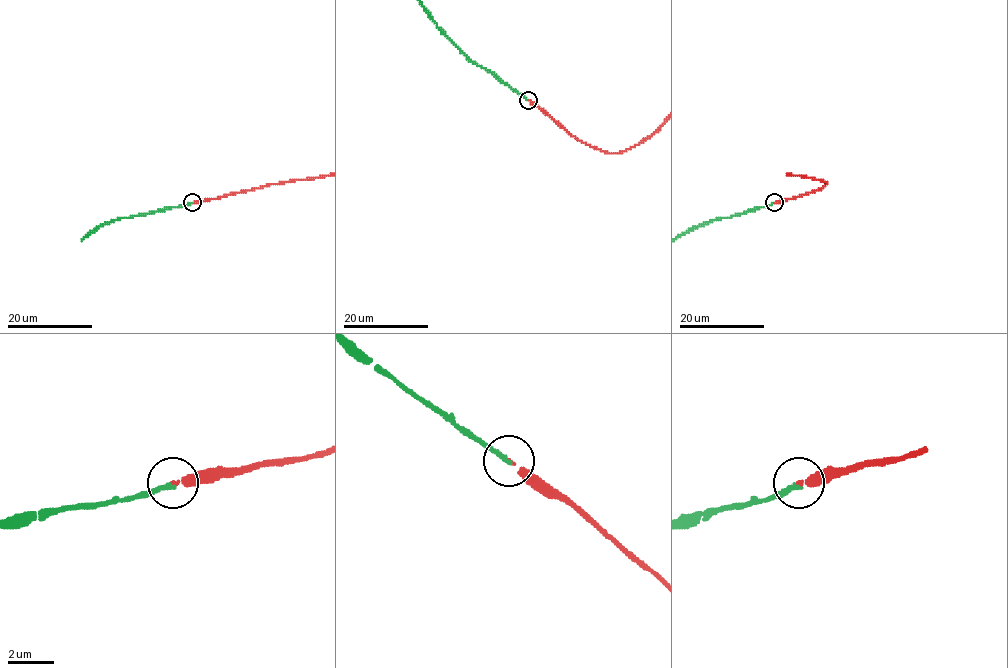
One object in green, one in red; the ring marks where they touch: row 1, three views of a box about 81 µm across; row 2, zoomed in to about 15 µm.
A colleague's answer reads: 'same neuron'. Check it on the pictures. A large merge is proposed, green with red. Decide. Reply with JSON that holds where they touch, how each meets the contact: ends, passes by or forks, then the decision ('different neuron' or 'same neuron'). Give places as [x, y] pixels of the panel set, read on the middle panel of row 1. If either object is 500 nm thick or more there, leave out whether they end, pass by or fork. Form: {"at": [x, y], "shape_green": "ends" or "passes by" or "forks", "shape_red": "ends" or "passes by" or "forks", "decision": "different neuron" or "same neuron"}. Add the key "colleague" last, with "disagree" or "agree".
{"at": [528, 100], "shape_green": "ends", "shape_red": "ends", "decision": "same neuron", "colleague": "agree"}

